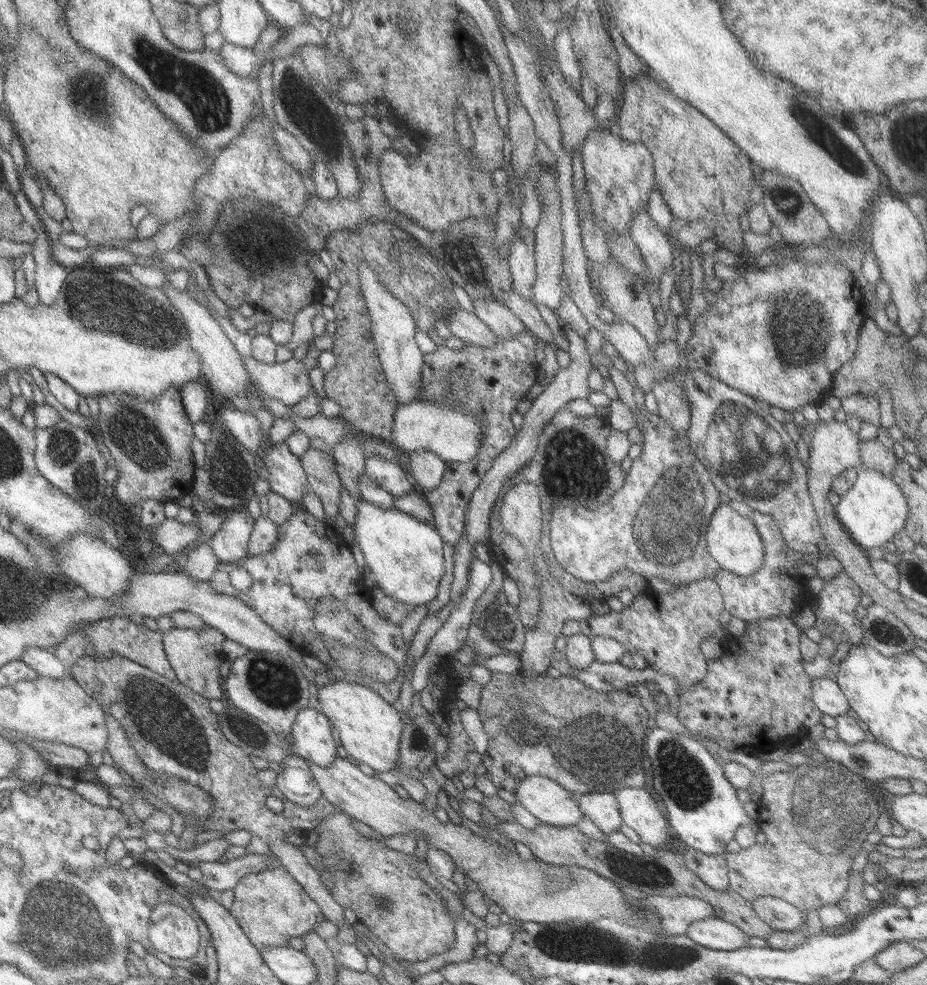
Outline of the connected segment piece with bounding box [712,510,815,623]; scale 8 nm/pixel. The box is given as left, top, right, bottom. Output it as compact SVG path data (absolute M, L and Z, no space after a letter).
M752 510L748 519L761 537L763 562L750 576L735 576L719 569L712 577L720 590L725 612L745 623L753 623L777 615L789 617L792 612L811 605L815 600L814 593L808 589L807 578L797 574L795 568L796 565L805 564L802 554L793 552L783 542L777 524L769 515Z

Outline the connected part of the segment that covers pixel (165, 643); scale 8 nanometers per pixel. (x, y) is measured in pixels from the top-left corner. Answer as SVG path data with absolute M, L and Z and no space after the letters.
M173 627L162 632L162 647L166 660L173 671L175 681L203 696L206 700L221 700L224 698L221 676L217 667L223 654L221 644L225 640L223 634L211 627L201 627L193 630Z

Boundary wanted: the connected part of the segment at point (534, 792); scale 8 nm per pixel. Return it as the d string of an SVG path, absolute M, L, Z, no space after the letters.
M543 776L523 777L515 788L514 796L516 803L542 824L565 827L577 825L582 820L570 793Z

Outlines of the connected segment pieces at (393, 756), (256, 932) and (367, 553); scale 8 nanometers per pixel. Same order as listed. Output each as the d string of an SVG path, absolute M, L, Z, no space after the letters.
M333 679L316 687L316 691L319 712L324 714L330 725L337 730L339 742L347 756L357 763L365 764L375 774L390 771L397 761L397 748L403 726L397 710L360 683Z
M276 865L270 870L263 869L243 876L231 892L234 896L228 912L257 950L263 947L288 946L288 938L301 938L312 930L315 923L324 920L315 902L294 882L291 874Z
M359 501L351 527L355 542L369 568L368 582L393 600L417 607L435 598L438 582L444 573L443 540L435 527L393 508L383 509Z

